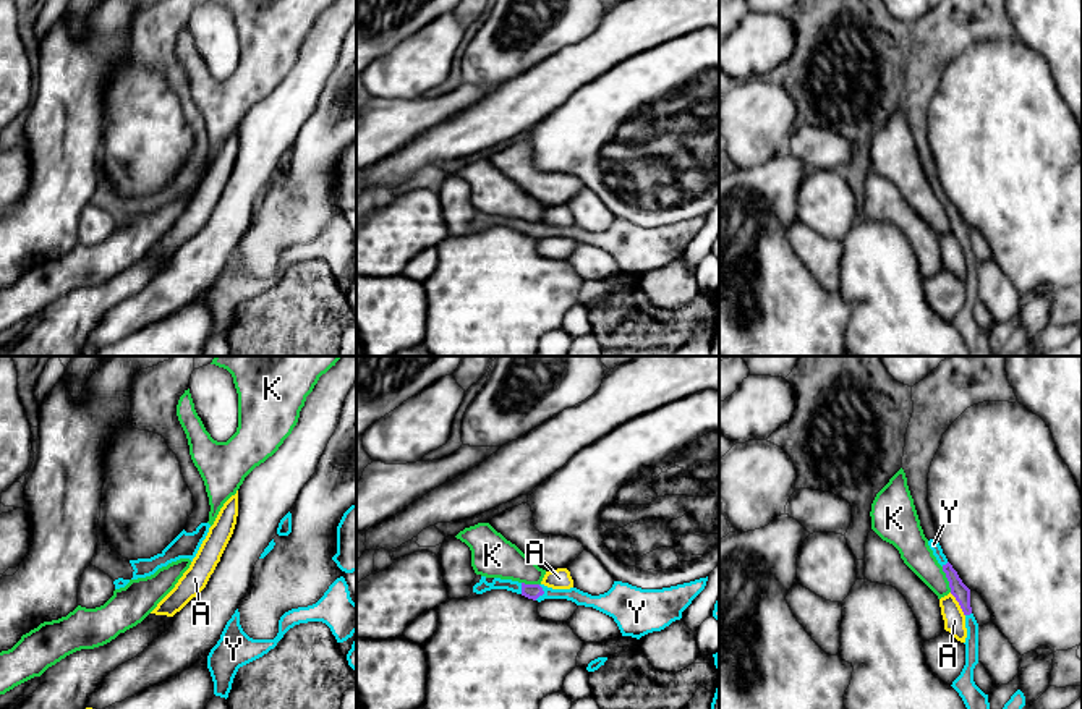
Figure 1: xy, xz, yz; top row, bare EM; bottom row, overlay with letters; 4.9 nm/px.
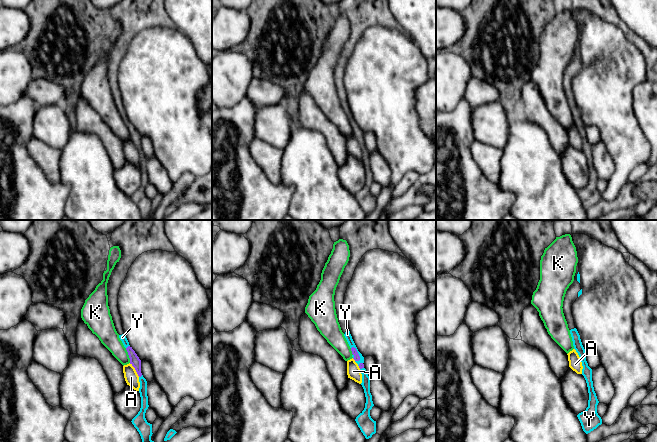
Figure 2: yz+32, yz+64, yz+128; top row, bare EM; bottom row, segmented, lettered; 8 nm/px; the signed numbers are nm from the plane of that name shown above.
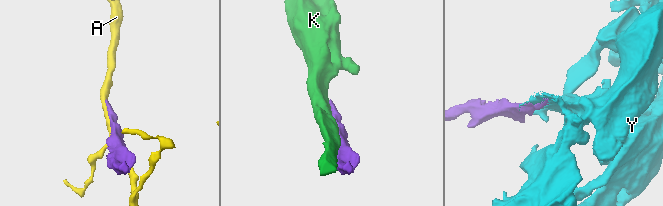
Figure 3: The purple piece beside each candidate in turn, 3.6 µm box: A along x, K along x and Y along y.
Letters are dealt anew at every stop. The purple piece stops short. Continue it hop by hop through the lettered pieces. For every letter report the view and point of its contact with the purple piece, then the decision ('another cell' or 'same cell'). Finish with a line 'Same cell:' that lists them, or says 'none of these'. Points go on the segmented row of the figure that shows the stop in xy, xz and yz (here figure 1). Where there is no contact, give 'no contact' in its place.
A: yz (959, 604) | another cell
K: yz (948, 580) | another cell
Y: xz (543, 593) | same cell
Same cell: Y

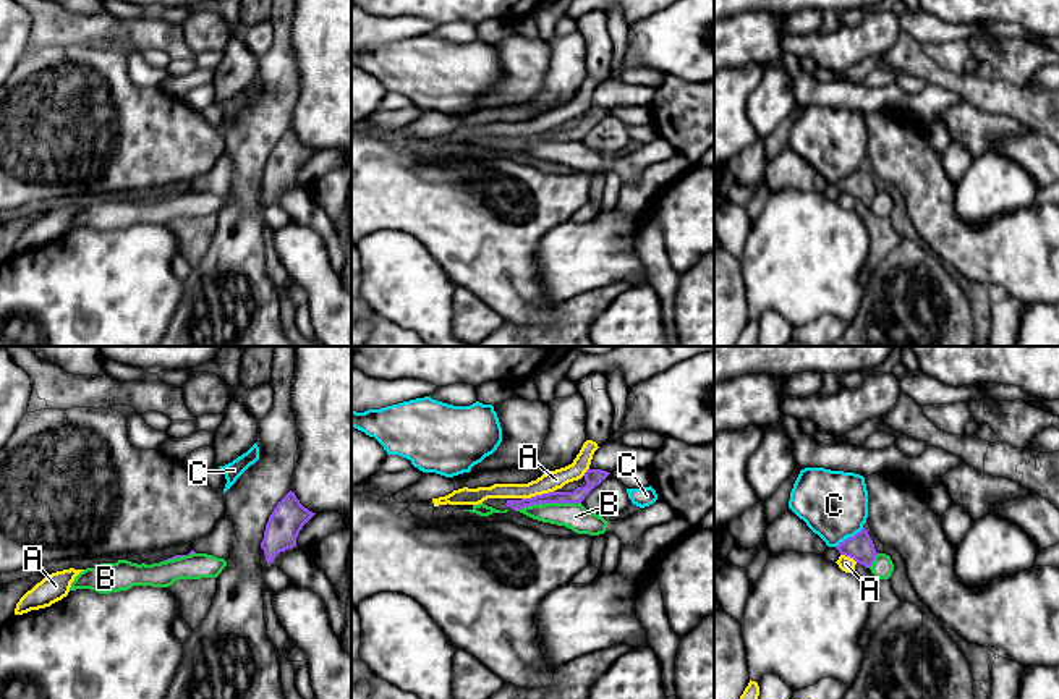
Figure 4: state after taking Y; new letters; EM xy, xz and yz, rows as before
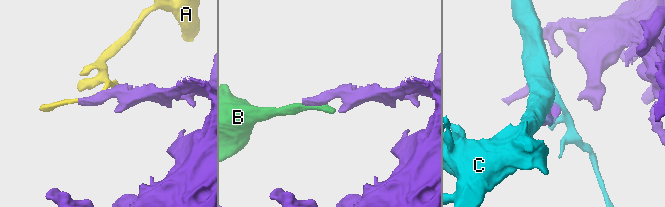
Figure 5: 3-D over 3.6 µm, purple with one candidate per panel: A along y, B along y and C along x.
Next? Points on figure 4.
A: xz (538, 495) | another cell
B: xz (548, 502) | another cell
C: yz (849, 538) | another cell
Same cell: none of these

